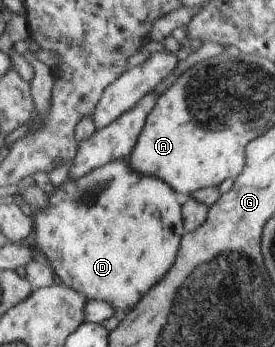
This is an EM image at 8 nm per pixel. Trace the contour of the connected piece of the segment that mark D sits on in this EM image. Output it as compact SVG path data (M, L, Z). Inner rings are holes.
M120 159L119 161L112 161L110 164L104 165L99 169L94 169L88 176L79 179L68 179L62 183L54 191L49 193L50 200L48 206L43 209L39 209L36 215L37 232L37 248L47 255L47 258L55 268L58 277L61 278L68 286L74 287L76 290L83 292L89 298L89 300L96 299L101 301L111 302L118 310L132 310L170 272L170 268L176 264L176 260L179 257L180 249L183 246L183 238L187 232L187 222L183 213L184 197L169 183L161 178L140 174L131 163L130 159ZM110 200L112 204L114 202L124 202L118 208L112 210L110 214Z

